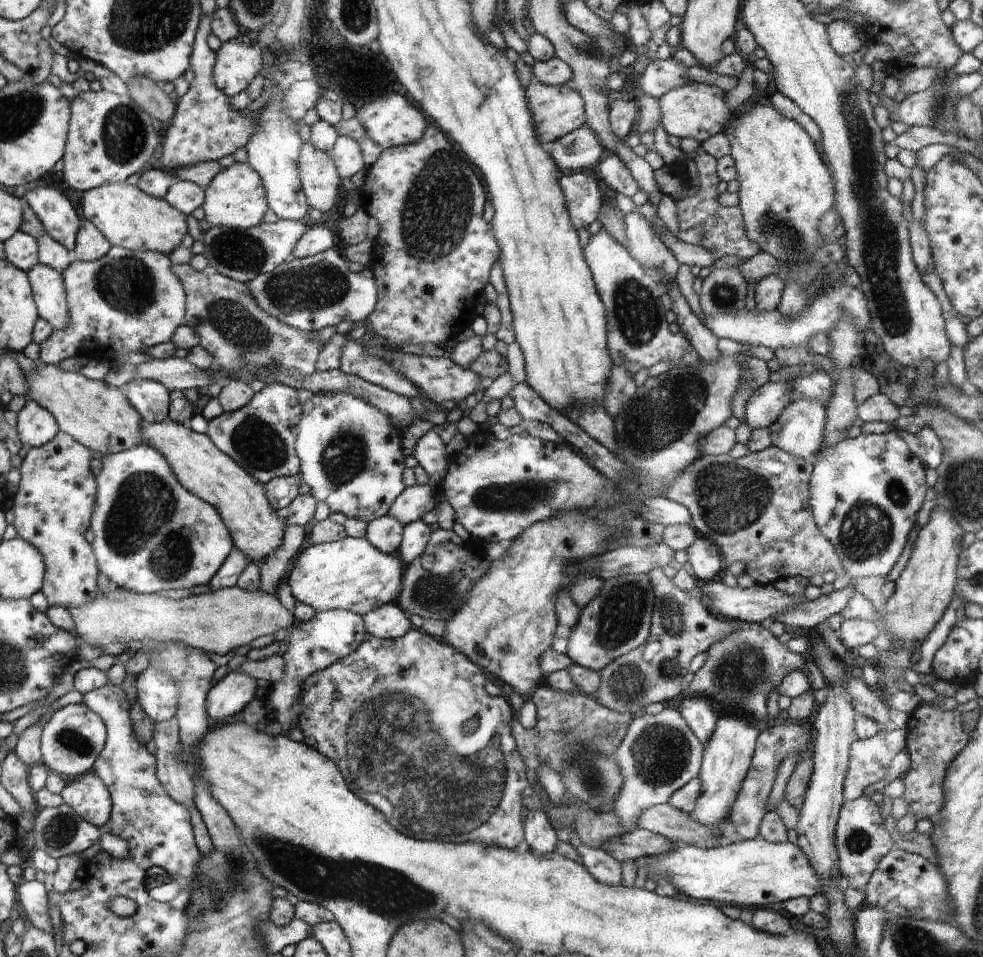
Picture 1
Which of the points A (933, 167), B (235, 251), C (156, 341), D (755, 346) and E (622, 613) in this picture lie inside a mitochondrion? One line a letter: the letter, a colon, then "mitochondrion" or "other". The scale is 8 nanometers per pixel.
A: other
B: mitochondrion
C: other
D: other
E: mitochondrion

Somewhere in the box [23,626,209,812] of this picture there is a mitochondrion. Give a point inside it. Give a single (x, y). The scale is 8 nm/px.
(74, 740)

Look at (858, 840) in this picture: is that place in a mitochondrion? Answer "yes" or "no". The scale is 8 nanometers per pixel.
yes

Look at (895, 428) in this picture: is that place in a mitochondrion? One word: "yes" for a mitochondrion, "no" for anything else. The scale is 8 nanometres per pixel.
no

